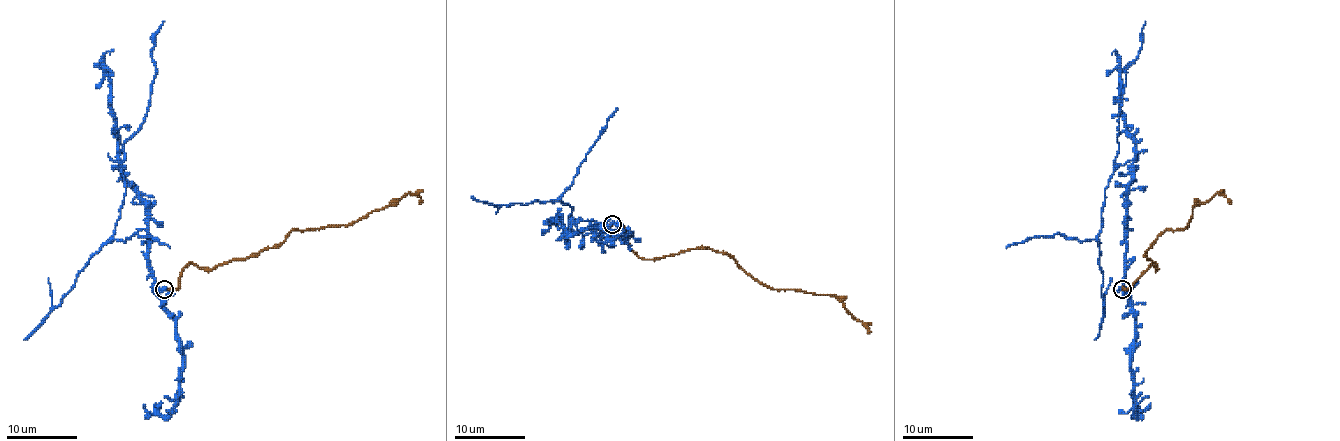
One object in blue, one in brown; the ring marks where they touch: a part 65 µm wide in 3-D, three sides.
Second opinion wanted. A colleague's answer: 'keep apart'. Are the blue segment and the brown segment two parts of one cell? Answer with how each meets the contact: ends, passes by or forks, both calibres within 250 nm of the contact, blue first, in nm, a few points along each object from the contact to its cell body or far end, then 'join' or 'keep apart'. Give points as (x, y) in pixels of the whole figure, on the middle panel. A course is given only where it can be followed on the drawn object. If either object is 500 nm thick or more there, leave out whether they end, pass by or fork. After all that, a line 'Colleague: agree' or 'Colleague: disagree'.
blue ends; brown ends; calibres 360 and 180 nm; course blue (612, 224), (568, 233), (573, 206), (559, 199), (510, 206), (489, 205), (471, 196); course brown (612, 224), (624, 229), (628, 245), (640, 258), (711, 249), (726, 252), (774, 289), (832, 295), (867, 333); keep apart
Colleague: agree

